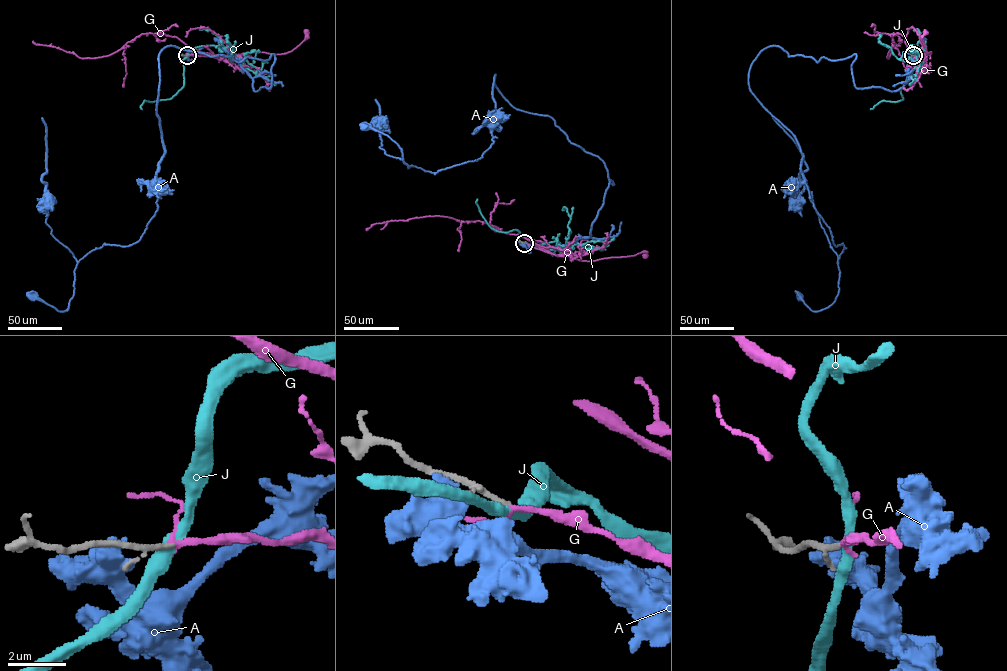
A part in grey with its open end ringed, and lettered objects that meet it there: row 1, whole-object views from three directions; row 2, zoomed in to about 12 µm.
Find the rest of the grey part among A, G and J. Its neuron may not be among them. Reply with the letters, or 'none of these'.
G

